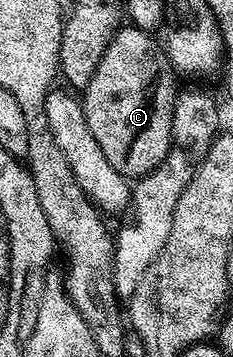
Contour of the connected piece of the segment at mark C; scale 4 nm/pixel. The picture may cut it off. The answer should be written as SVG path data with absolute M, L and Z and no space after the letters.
M135 27L120 28L110 47L106 47L102 63L98 63L90 83L82 89L82 104L90 135L98 139L98 147L102 147L106 159L110 159L110 167L114 167L114 171L129 179L139 179L154 171L154 167L158 167L158 163L166 159L168 148L172 146L172 108L178 92L178 77L168 54L165 53L165 46L154 38L156 37L146 30Z

